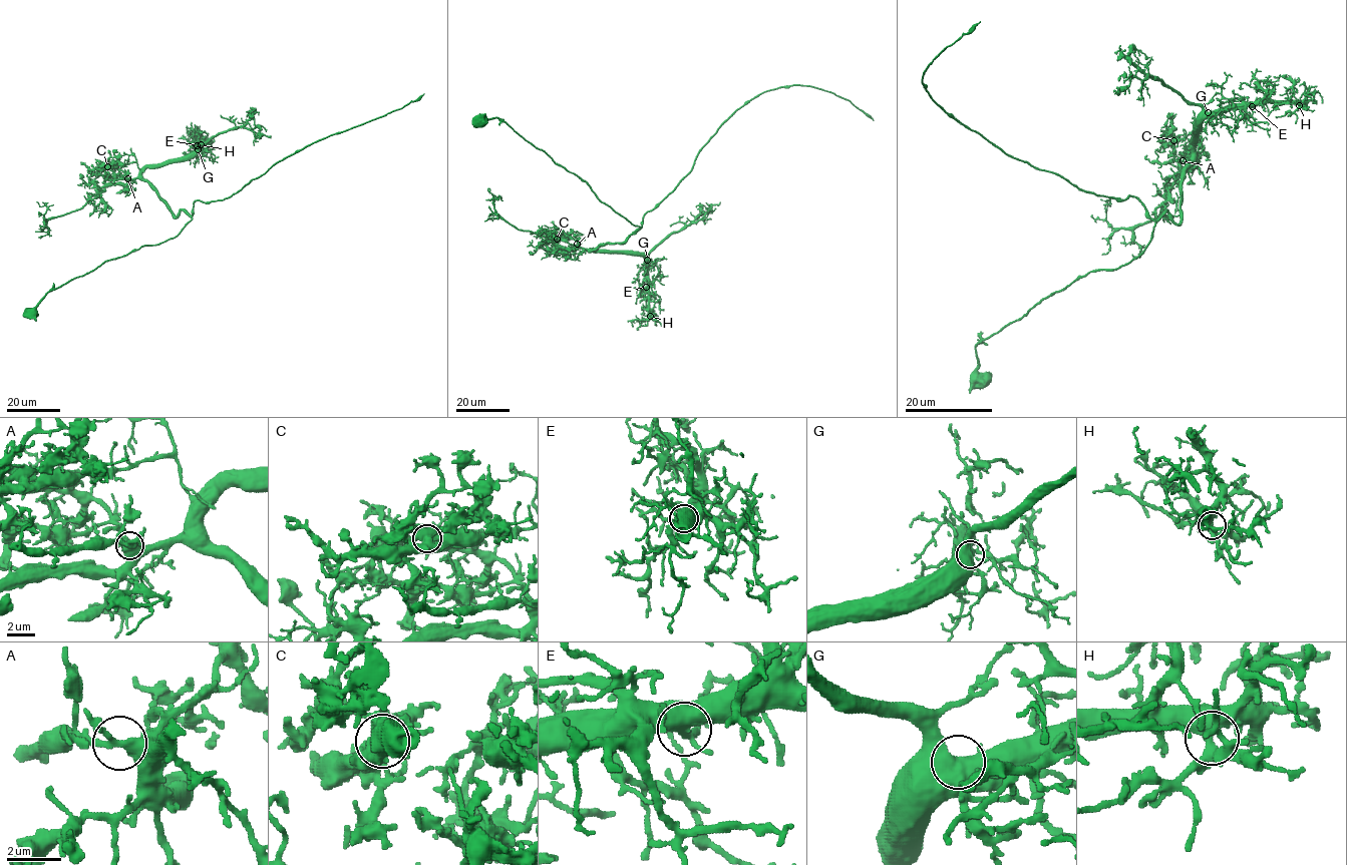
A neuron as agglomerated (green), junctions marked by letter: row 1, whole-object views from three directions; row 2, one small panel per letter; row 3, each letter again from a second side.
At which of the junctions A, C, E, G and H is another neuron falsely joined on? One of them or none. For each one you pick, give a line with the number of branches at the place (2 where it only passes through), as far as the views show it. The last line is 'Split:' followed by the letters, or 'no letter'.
C: branches 3
Split: C

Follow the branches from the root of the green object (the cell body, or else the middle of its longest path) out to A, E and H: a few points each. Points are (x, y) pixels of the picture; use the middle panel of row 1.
A: (479, 120), (503, 120), (583, 179), (601, 201), (641, 227), (624, 243), (601, 244), (594, 250), (577, 244)
E: (479, 120), (503, 120), (641, 227), (624, 243), (591, 251), (641, 256), (646, 287)
H: (479, 120), (503, 120), (641, 227), (624, 243), (591, 251), (644, 259), (650, 316)

